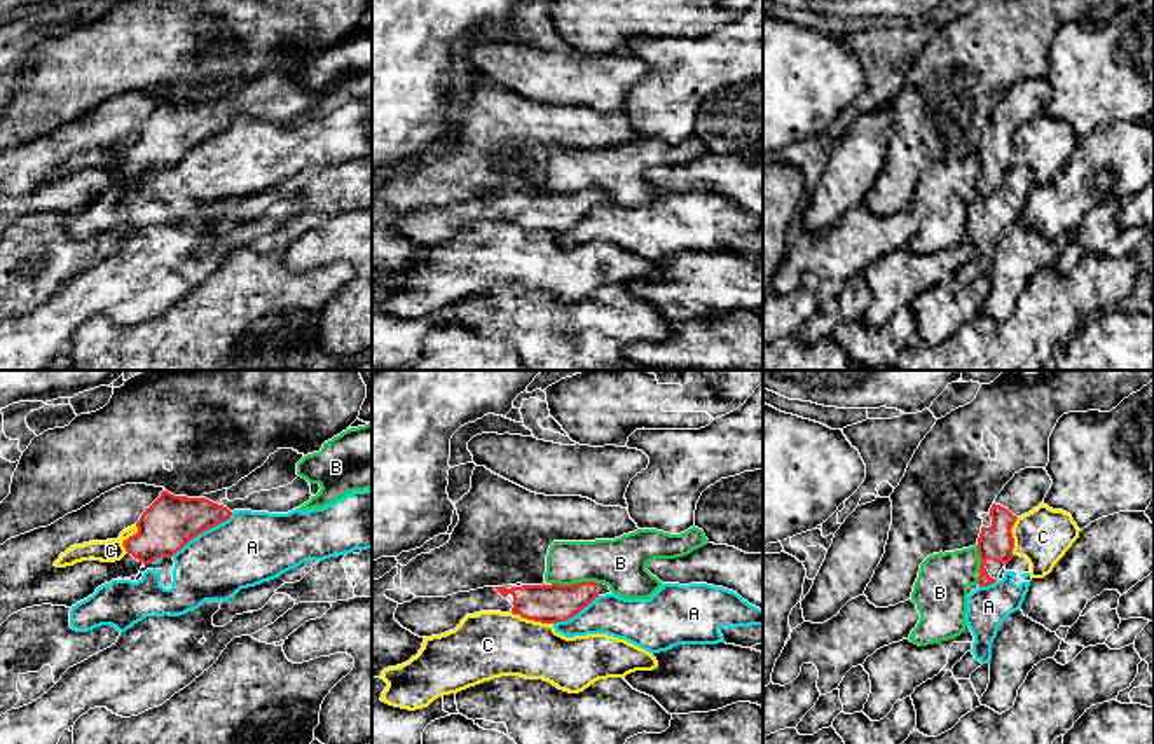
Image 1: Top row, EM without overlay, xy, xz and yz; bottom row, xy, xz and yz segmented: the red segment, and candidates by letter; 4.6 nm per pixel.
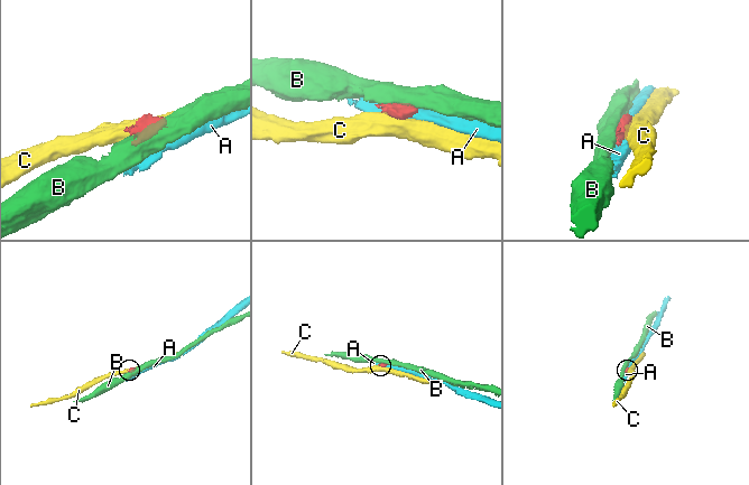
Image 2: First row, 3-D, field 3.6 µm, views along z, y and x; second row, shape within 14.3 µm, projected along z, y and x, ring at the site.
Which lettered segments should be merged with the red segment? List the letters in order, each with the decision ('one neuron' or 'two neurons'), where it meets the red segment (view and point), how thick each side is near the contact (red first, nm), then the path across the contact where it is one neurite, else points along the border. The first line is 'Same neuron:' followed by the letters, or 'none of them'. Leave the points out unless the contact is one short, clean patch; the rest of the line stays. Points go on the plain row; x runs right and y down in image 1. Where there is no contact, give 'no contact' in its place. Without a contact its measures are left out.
Same neuron: none of them
A: two neurons; contact xy (203, 140); calibres 240 and 340 nm
B: two neurons; contact xz (575, 192); calibres 180 and 240 nm
C: two neurons; contact xz (533, 227); calibres 180 and 320 nm

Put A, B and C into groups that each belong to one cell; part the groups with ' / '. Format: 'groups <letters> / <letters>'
groups A / B / C

